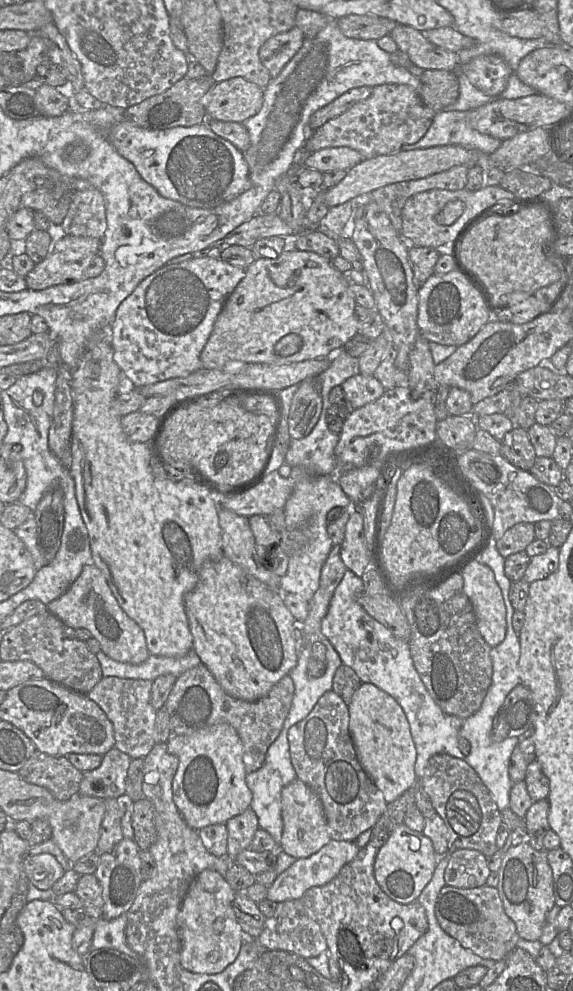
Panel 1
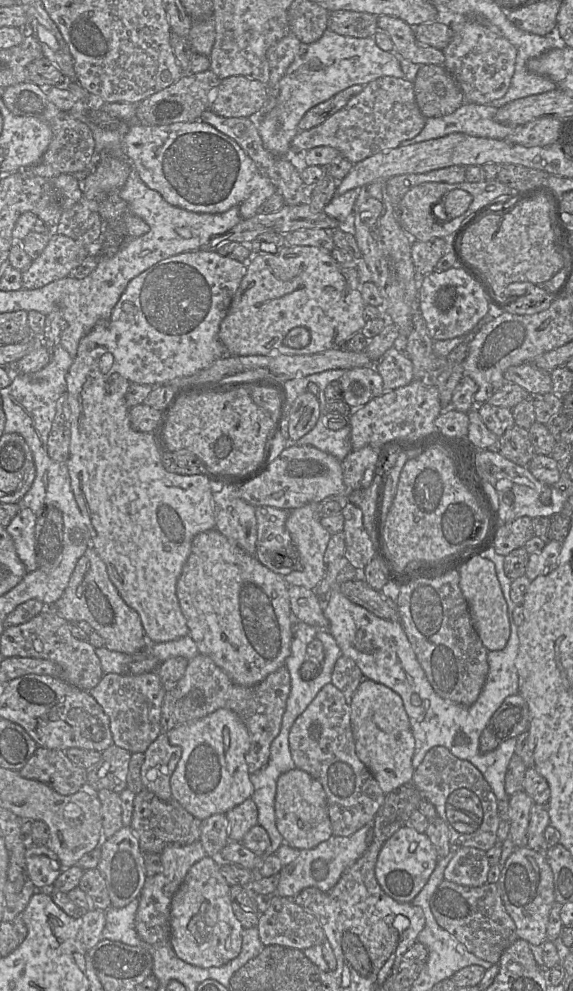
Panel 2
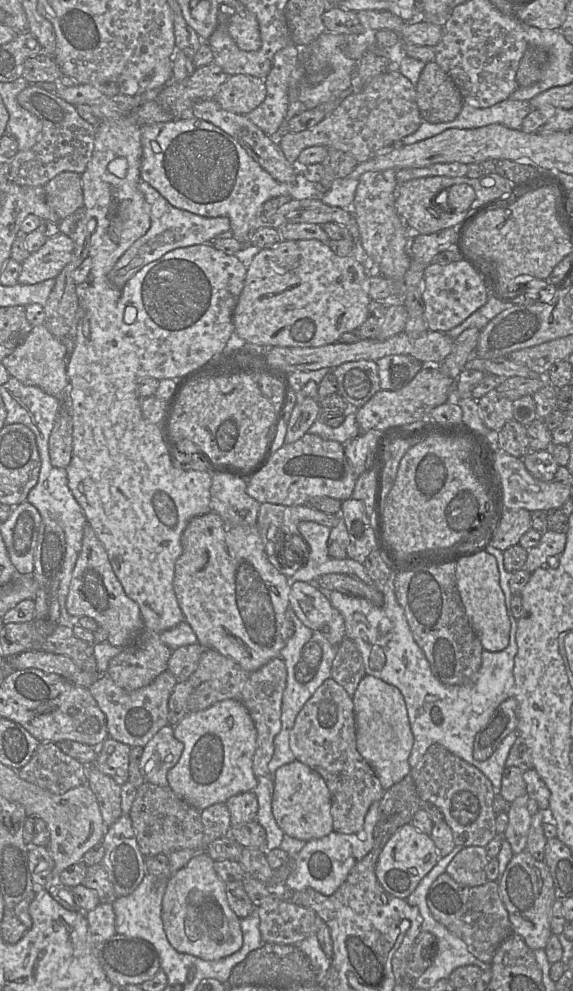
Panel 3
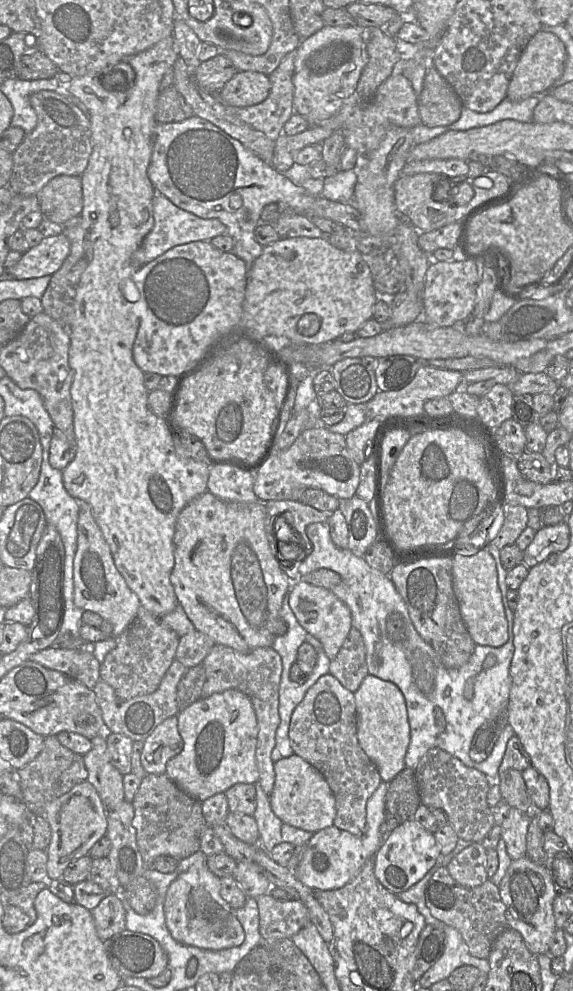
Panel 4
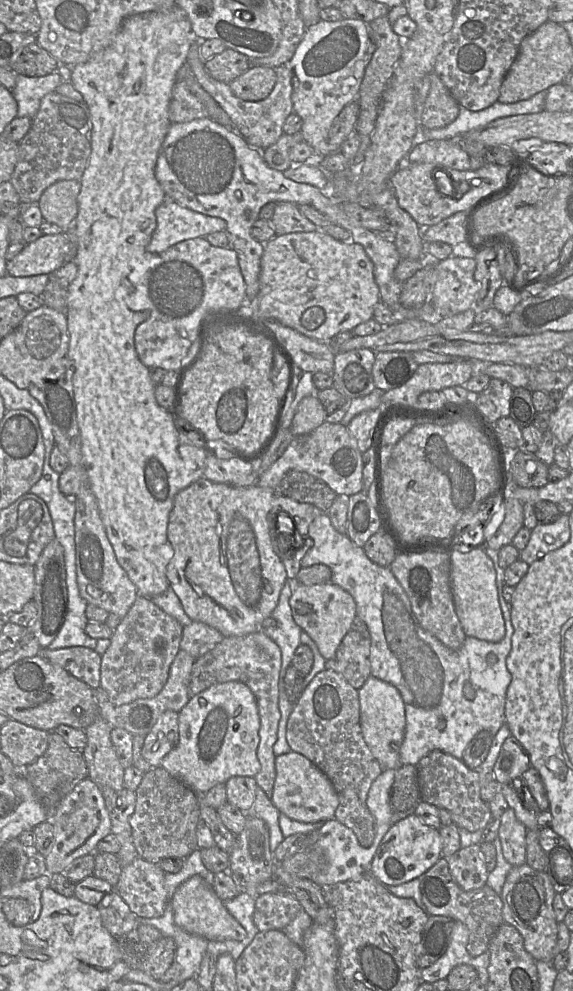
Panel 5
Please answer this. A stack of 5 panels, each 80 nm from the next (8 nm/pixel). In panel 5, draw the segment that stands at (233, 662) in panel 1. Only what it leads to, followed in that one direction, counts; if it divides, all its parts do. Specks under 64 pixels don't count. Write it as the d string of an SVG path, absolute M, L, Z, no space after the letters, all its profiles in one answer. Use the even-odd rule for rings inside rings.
M205 477L196 480L175 495L167 526L167 538L173 547L173 557L166 566L166 578L179 598L185 613L192 621L205 623L218 630L224 637L243 636L263 629L262 623L276 608L281 590L288 579L283 561L273 549L267 520L274 498L274 490L258 484L236 487L225 483L215 483Z

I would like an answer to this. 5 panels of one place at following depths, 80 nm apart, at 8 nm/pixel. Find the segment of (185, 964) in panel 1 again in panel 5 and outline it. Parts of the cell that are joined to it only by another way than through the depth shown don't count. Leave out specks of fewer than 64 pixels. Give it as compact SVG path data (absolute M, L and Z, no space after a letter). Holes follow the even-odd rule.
M198 875L190 877L175 890L171 905L175 924L190 934L215 941L242 941L247 935L246 930L228 912L213 888Z

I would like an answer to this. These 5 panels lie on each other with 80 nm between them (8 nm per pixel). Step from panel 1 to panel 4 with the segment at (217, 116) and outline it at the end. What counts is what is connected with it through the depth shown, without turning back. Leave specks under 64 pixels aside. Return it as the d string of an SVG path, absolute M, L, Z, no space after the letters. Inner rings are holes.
M255 71L238 72L219 92L225 105L248 107L265 101L271 91L268 75Z

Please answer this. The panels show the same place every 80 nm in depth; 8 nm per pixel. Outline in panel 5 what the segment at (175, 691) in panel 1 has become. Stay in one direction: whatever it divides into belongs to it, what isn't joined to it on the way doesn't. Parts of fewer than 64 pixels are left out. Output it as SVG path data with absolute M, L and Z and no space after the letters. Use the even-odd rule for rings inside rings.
M262 630L243 636L224 637L211 650L215 658L216 683L239 681L247 685L254 694L260 717L259 745L257 758L260 771L256 774L257 785L271 798L276 778L274 744L277 741L279 710L279 676L282 654L279 646Z

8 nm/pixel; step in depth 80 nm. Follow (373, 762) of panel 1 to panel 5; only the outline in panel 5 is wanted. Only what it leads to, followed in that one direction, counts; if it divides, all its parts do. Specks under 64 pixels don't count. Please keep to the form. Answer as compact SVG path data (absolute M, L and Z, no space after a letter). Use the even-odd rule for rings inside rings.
M370 675L358 693L360 724L366 744L382 770L397 770L402 765L400 747L404 739L406 724L404 702L399 690L392 684Z

